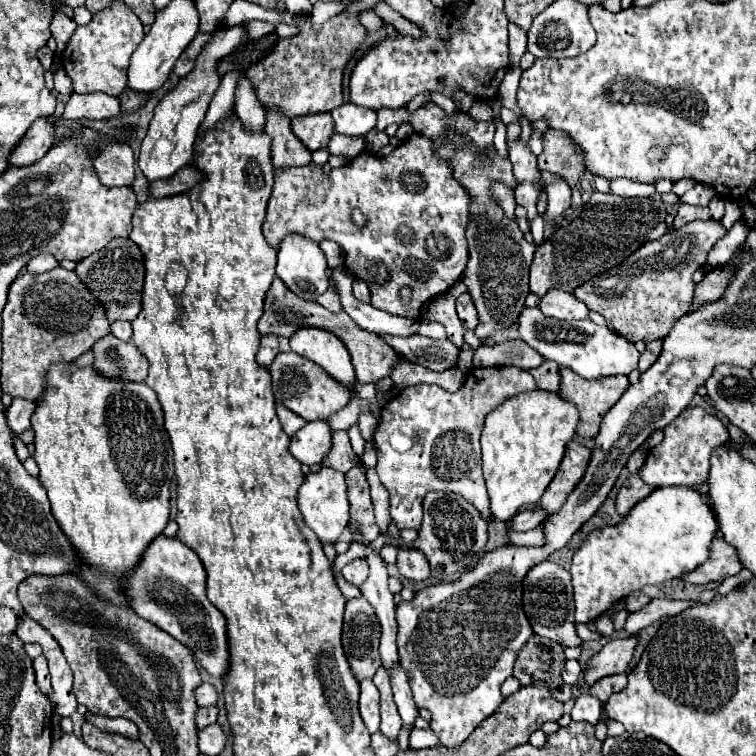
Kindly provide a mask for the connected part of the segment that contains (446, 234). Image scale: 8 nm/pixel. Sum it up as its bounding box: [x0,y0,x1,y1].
[262,134,472,320]

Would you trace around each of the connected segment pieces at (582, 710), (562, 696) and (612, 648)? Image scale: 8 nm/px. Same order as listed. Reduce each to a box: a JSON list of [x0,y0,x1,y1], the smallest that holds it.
[[572,694,602,724],[514,634,572,702],[584,636,638,686]]

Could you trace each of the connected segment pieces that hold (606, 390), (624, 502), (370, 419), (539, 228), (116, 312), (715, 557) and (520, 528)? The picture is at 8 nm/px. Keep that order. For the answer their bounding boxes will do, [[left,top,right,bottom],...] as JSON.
[[560,368,628,438],[616,474,654,516],[358,412,378,440],[532,216,544,246],[74,238,144,324],[684,536,744,584],[510,508,548,532]]

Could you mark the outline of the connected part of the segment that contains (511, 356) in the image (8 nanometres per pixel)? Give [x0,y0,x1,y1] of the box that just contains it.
[474,340,544,370]

